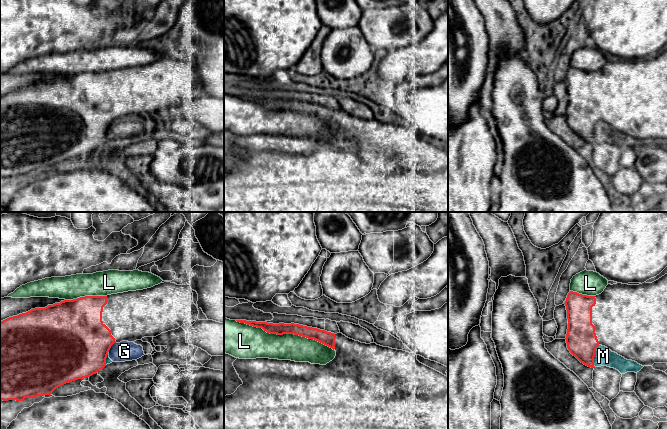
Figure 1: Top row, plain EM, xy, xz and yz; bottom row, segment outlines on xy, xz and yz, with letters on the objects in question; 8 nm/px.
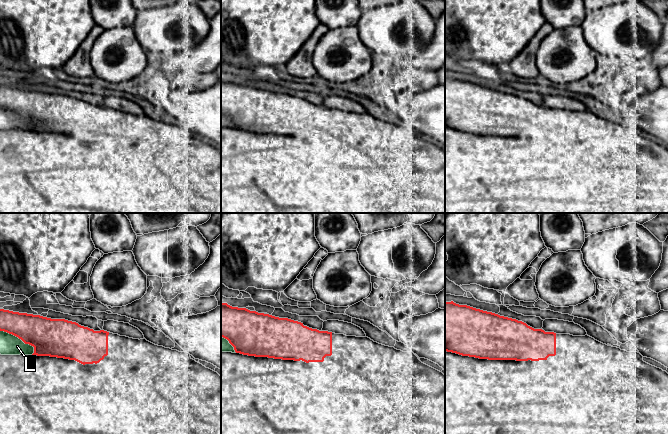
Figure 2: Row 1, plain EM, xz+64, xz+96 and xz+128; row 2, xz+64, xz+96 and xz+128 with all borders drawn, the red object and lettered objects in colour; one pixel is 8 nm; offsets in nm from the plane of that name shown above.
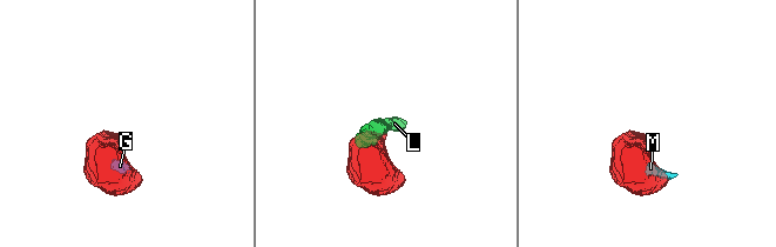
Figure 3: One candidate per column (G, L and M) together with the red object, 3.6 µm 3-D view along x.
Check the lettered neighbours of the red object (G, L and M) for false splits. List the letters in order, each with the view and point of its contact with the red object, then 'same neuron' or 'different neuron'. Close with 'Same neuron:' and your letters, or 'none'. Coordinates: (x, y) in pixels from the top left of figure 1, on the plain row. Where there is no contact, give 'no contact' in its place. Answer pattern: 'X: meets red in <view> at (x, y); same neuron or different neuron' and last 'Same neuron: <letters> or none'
G: meets red in xy at (110, 123); different neuron
L: meets red in xz at (285, 109); different neuron
M: meets red in yz at (594, 132); different neuron
Same neuron: none

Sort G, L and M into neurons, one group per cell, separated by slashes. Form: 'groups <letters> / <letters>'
groups G M / L

